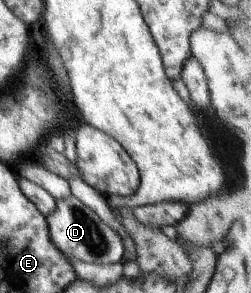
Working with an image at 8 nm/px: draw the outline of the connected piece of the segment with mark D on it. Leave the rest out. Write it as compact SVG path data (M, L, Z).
M74 195L56 200L54 212L45 216L50 240L56 248L72 258L94 264L114 264L121 262L124 244L120 235L90 208L84 205Z

